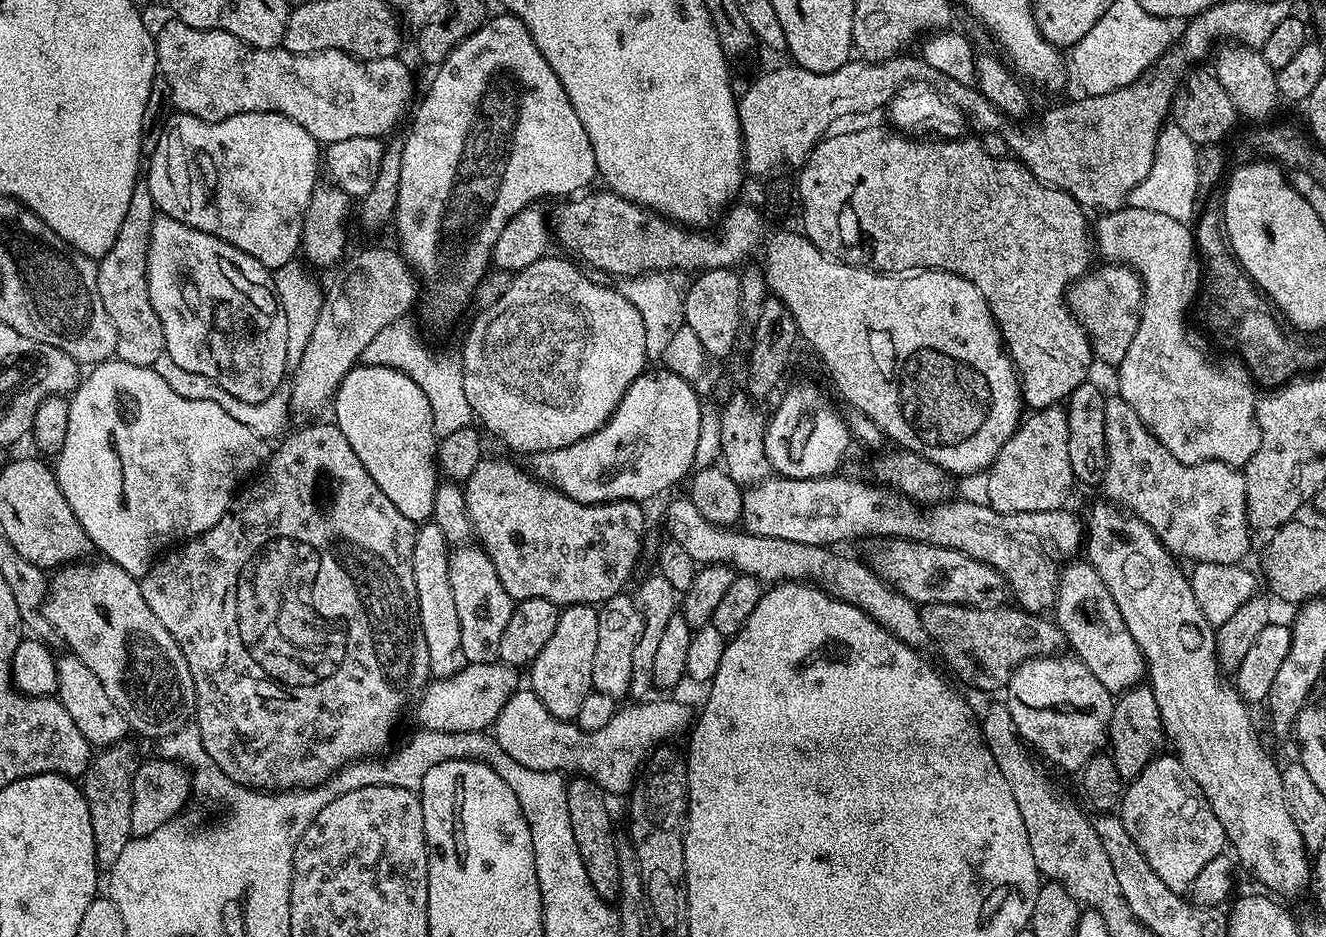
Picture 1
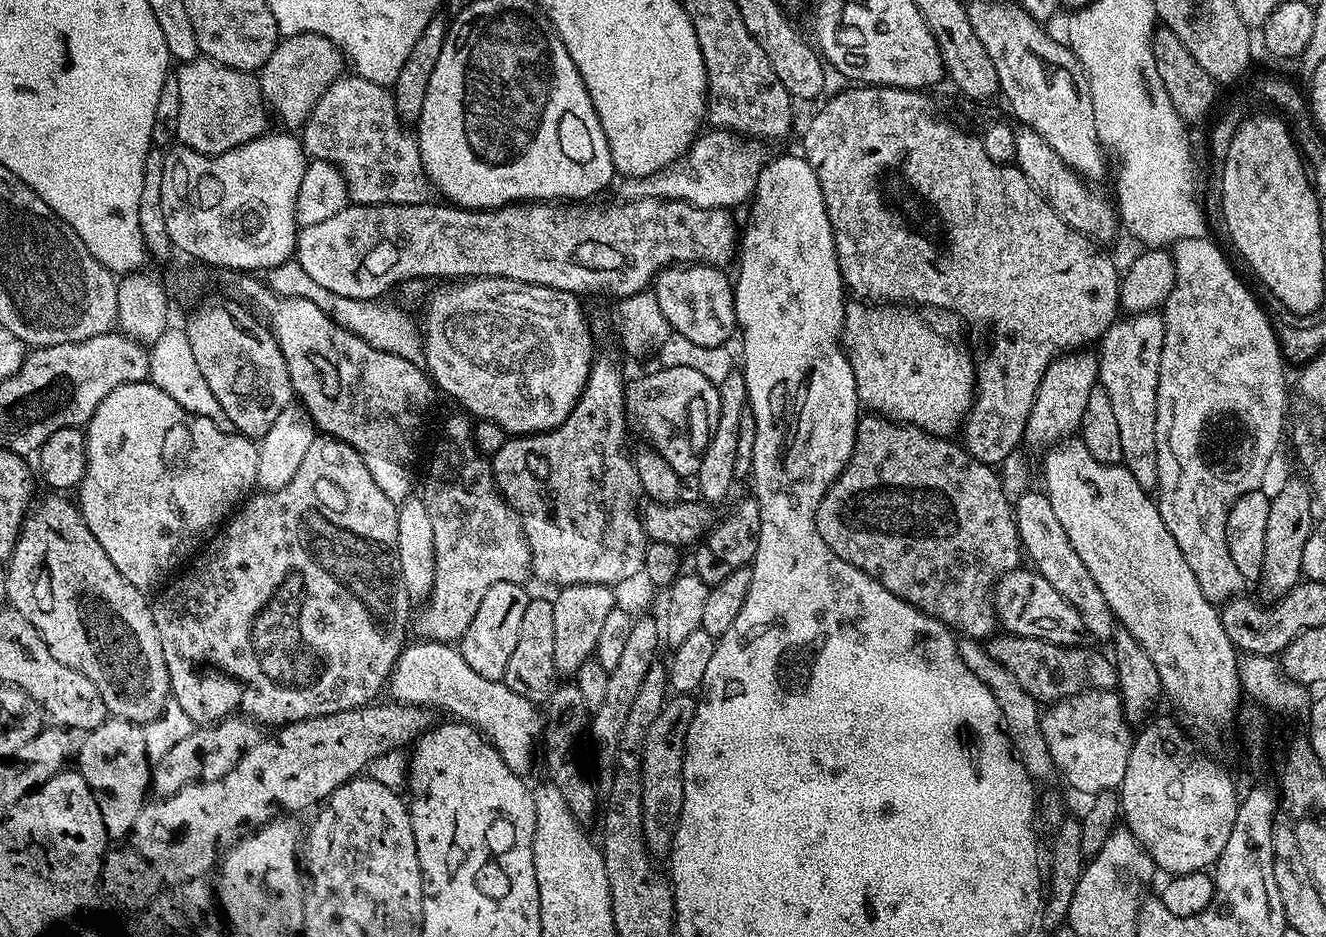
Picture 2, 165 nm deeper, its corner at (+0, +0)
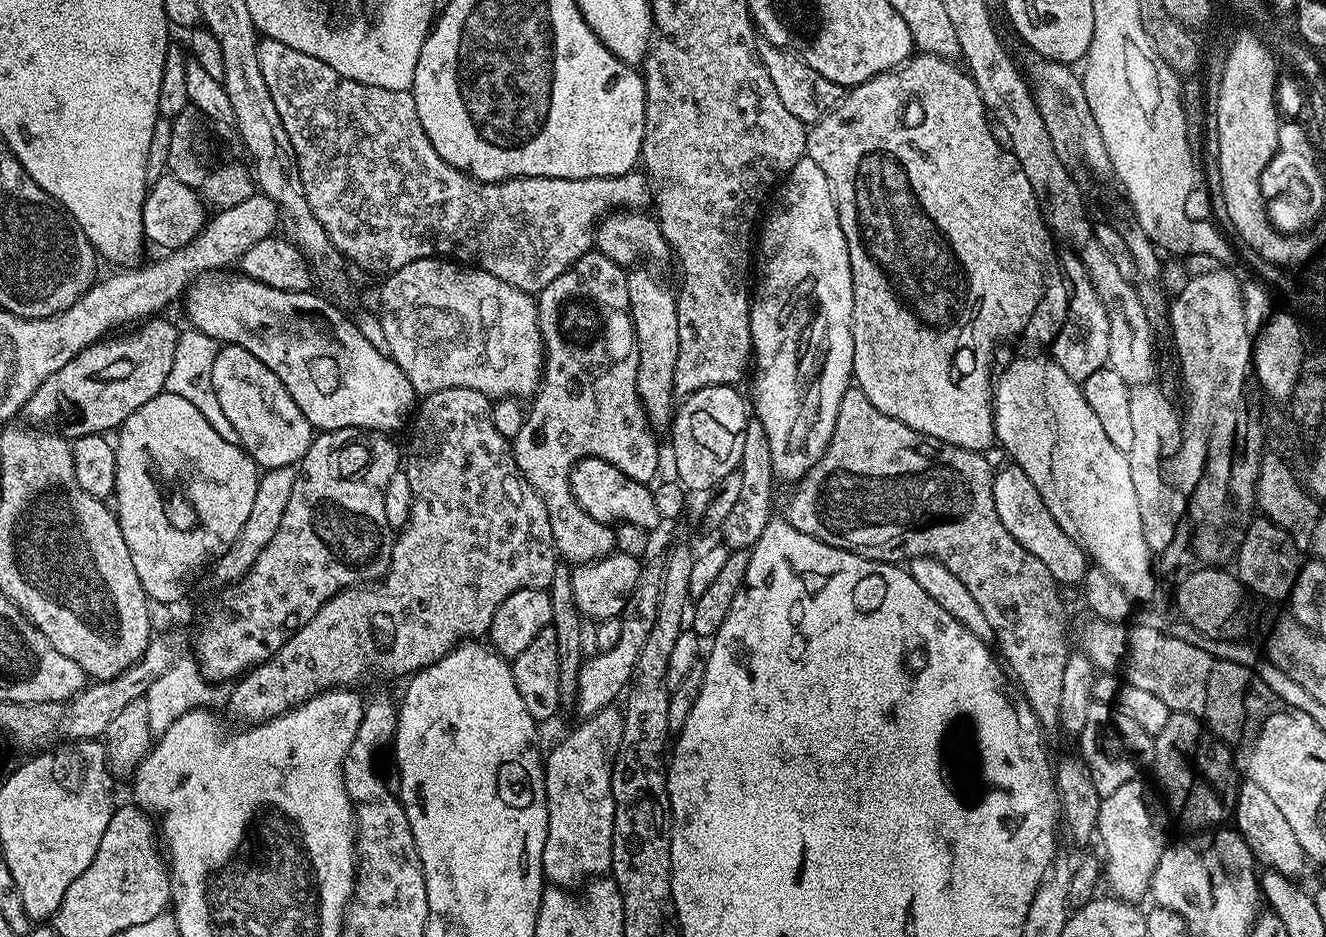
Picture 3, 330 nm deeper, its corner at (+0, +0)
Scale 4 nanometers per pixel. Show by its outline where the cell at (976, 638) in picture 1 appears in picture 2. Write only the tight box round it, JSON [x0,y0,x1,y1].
[986,634,1116,702]

